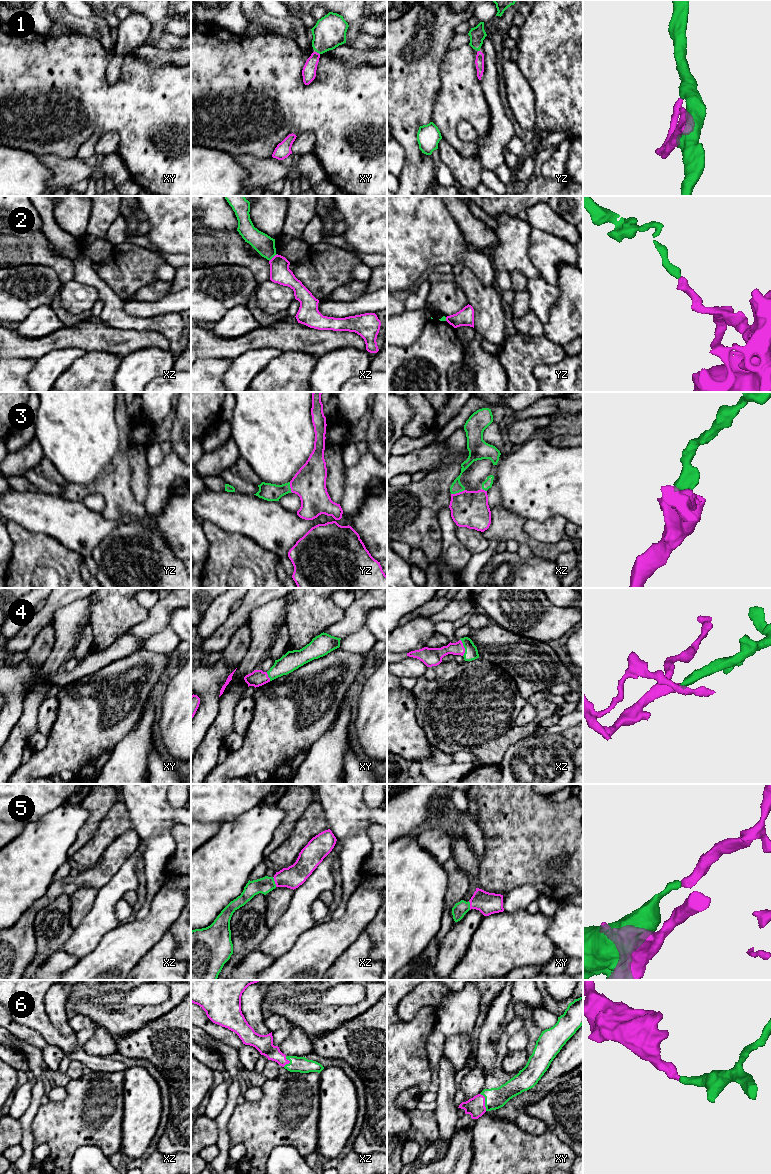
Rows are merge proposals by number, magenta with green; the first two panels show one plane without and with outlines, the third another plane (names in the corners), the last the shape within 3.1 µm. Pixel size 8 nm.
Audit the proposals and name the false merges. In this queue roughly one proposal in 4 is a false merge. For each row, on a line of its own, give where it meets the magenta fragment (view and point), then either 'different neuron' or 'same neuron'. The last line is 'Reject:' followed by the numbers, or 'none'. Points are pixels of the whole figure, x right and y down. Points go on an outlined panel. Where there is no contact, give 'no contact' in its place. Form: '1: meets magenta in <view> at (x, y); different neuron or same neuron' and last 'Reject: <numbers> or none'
1: meets magenta in xy at (318, 53); same neuron
2: meets magenta in xz at (273, 257); different neuron
3: meets magenta in xz at (457, 493); same neuron
4: meets magenta in xz at (463, 647); same neuron
5: meets magenta in xz at (275, 882); same neuron
6: meets magenta in xy at (484, 1102); same neuron
Reject: 2

